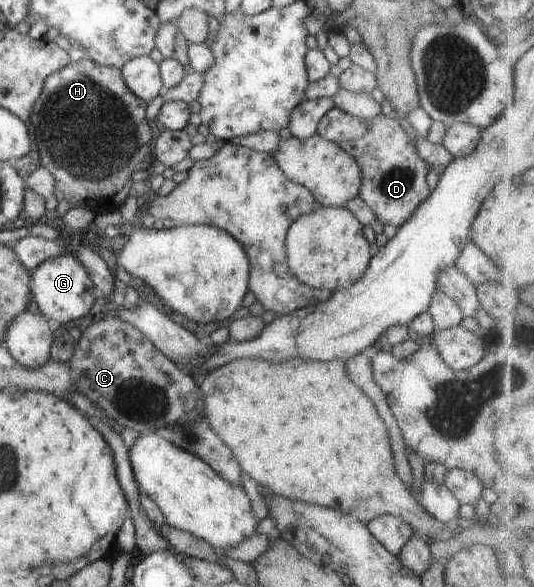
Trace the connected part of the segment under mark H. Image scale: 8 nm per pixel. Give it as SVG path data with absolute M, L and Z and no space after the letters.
M79 60L77 62L71 62L69 65L66 65L63 69L52 73L46 77L44 81L44 87L38 101L34 103L32 107L32 117L30 117L30 133L36 141L36 147L38 147L38 155L40 155L40 165L42 168L45 168L51 175L56 179L56 191L54 195L58 202L62 199L68 199L68 201L74 201L77 207L84 207L94 211L95 215L99 214L108 214L109 212L115 212L120 209L120 207L125 203L125 200L130 196L130 189L132 184L132 173L134 171L141 170L151 170L155 164L155 160L152 157L151 142L152 139L152 127L150 127L149 119L146 118L146 109L148 104L140 97L137 97L132 93L130 89L124 83L124 79L121 75L121 70L114 67L106 67L99 64L96 64L91 60Z

